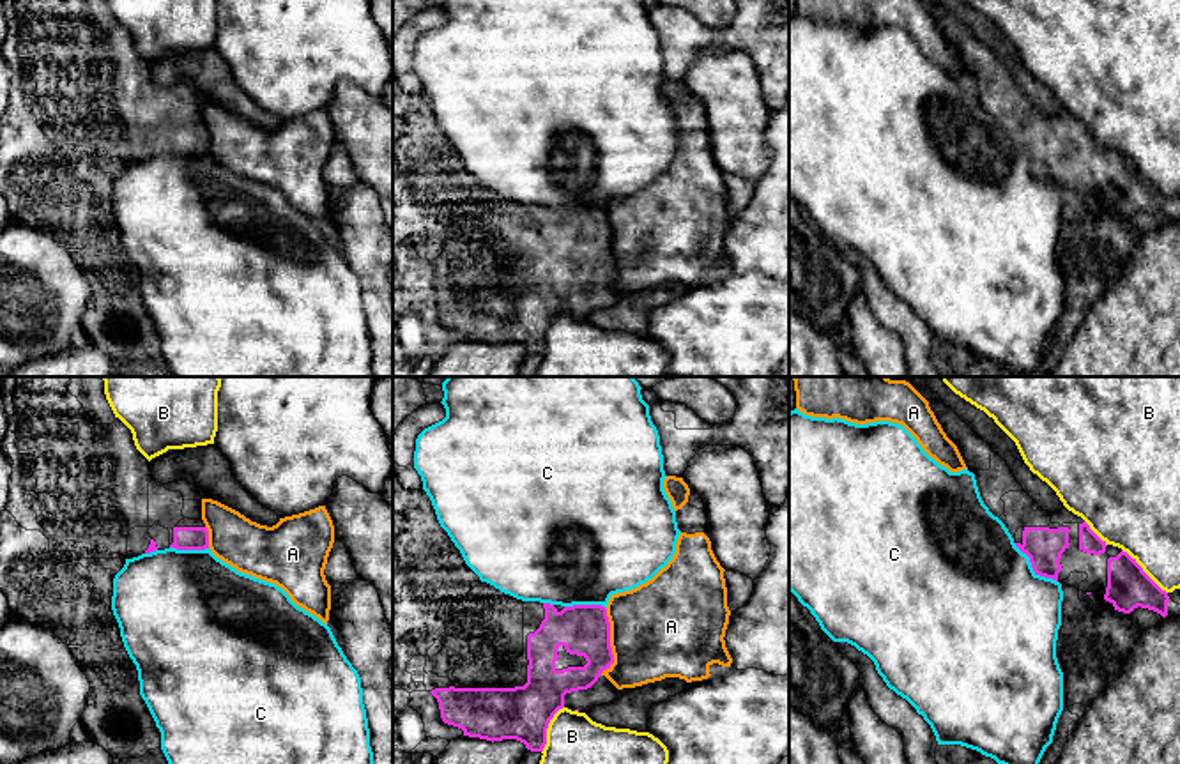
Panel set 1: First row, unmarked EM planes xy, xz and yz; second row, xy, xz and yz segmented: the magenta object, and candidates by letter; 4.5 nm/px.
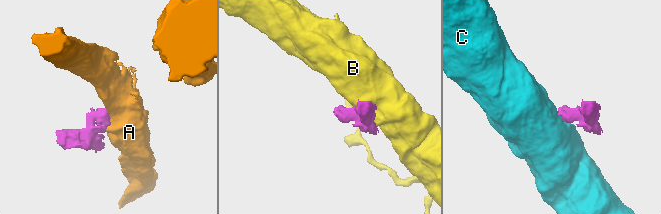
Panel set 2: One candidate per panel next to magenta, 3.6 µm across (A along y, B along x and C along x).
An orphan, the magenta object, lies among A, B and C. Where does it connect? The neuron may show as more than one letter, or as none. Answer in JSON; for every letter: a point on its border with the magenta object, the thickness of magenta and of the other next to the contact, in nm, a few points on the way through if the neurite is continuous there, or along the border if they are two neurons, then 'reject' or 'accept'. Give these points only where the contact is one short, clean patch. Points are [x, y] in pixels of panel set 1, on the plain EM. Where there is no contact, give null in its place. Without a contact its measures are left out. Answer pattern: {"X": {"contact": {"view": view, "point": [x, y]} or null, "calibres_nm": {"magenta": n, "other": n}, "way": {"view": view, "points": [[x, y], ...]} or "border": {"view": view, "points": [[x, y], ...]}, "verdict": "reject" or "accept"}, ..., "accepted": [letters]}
{"A": {"contact": {"view": "xz", "point": [609, 246]}, "calibres_nm": {"magenta": 240, "other": 440}, "border": {"view": "xz", "points": [[605, 213], [612, 266], [600, 278]]}, "verdict": "reject"}, "B": {"contact": {"view": "yz", "point": [1143, 175]}, "calibres_nm": {"magenta": 190, "other": 340}, "verdict": "reject"}, "C": {"contact": {"view": "yz", "point": [1032, 170]}, "calibres_nm": {"magenta": 170, "other": 500}, "border": {"view": "yz", "points": [[1014, 147], [1037, 177], [1057, 186]]}, "verdict": "reject"}, "accepted": []}

